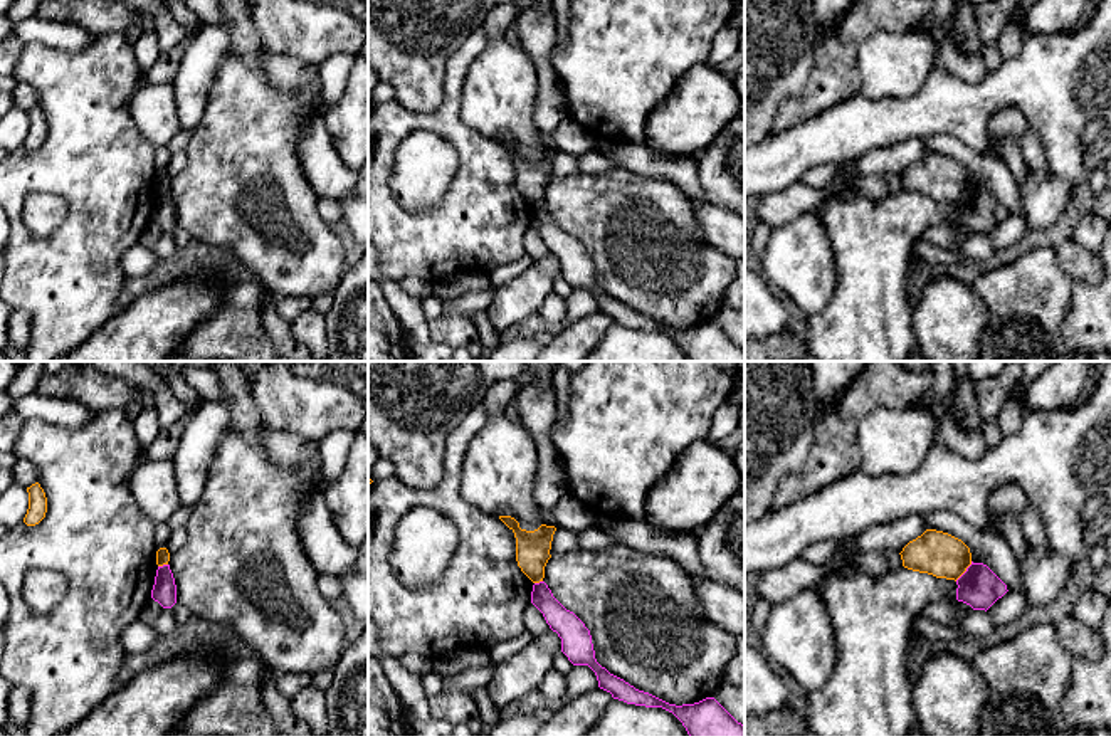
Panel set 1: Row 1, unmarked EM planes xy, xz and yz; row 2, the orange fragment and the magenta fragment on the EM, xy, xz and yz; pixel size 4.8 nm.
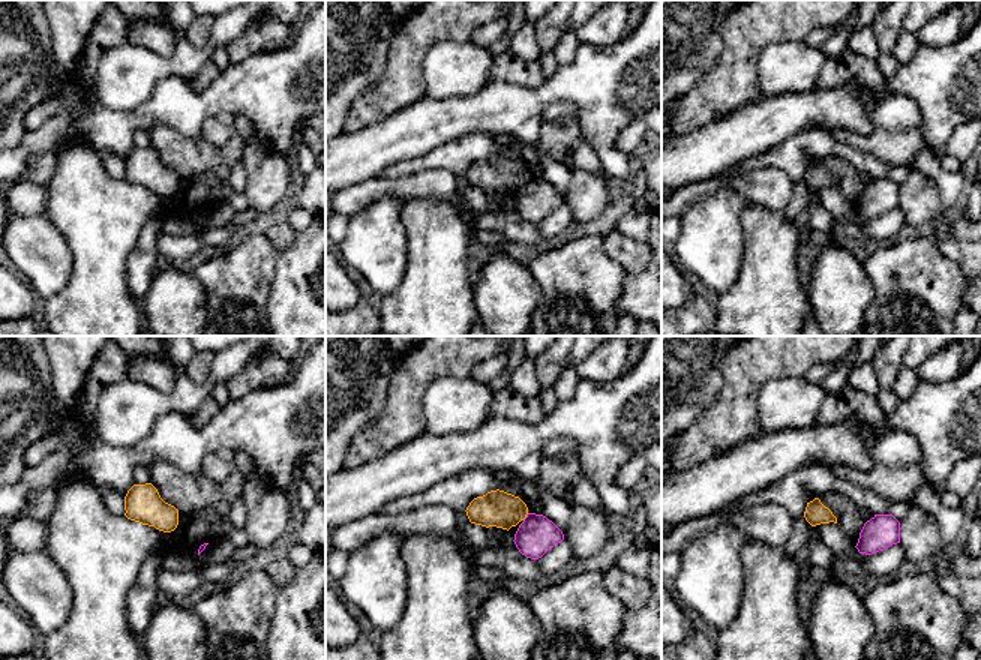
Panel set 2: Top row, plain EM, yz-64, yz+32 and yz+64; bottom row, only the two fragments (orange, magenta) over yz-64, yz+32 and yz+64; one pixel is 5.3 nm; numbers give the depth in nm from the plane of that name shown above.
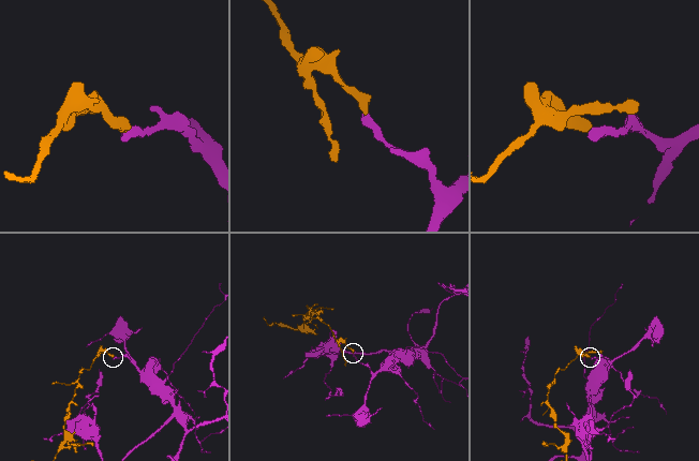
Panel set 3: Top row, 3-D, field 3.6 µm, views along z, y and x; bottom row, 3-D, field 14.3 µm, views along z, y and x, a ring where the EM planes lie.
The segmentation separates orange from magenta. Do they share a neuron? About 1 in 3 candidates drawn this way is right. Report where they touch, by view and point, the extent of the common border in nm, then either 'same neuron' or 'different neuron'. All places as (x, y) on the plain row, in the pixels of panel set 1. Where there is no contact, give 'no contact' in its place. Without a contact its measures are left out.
yz (963, 195) | 130 nm | different neuron

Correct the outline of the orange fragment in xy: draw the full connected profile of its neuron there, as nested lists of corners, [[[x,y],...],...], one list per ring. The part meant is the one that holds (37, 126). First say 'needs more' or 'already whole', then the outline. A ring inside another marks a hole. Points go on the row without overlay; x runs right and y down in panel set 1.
already whole | [[[39,106],[27,111],[27,116],[29,116],[29,133],[24,141],[24,146],[27,150],[35,150],[45,141],[47,121]]]

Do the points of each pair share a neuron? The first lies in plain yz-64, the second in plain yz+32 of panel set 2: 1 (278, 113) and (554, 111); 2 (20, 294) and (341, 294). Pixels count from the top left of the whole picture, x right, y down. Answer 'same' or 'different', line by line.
1: different
2: same

